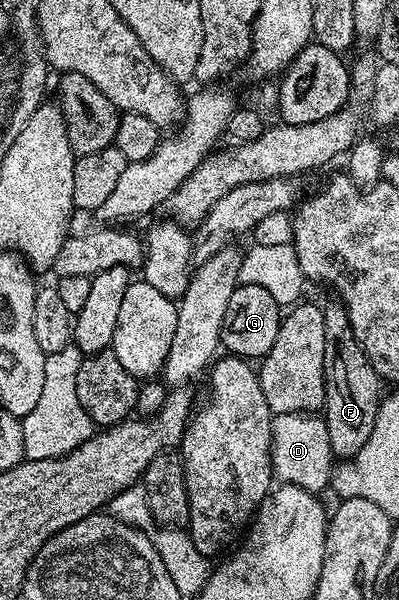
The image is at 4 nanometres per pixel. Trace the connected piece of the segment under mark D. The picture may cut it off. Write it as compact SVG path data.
M307 411L274 415L271 457L273 474L278 484L290 483L314 493L321 493L324 487L326 490L333 477L335 456L331 449L331 433L324 418L320 414Z

